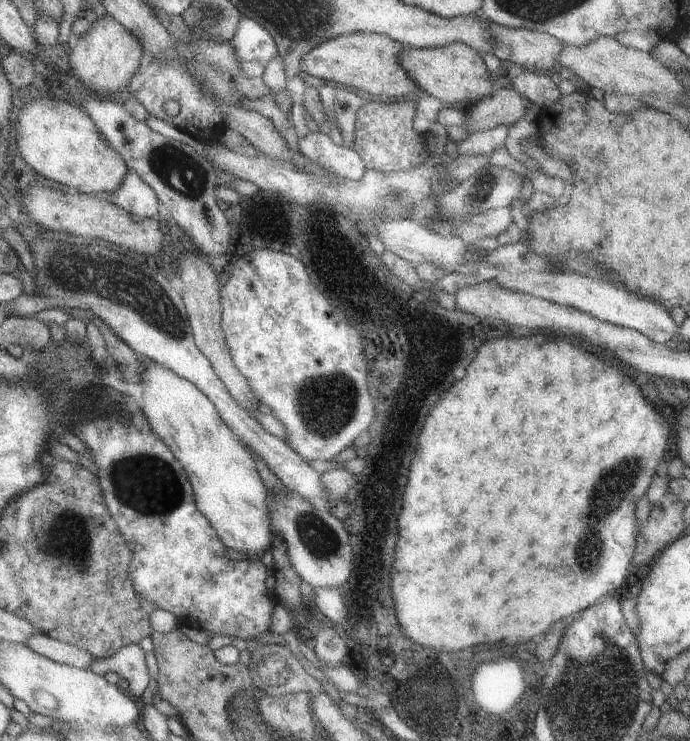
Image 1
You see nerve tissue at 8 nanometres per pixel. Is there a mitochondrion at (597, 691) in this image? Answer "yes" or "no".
yes

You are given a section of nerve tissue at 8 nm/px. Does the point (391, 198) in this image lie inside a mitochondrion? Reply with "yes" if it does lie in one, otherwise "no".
yes

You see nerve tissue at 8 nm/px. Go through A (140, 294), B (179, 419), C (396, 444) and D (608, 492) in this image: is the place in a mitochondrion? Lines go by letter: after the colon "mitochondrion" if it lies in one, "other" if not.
A: mitochondrion
B: other
C: other
D: mitochondrion

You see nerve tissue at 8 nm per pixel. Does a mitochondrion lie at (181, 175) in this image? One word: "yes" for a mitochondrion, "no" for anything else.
yes

